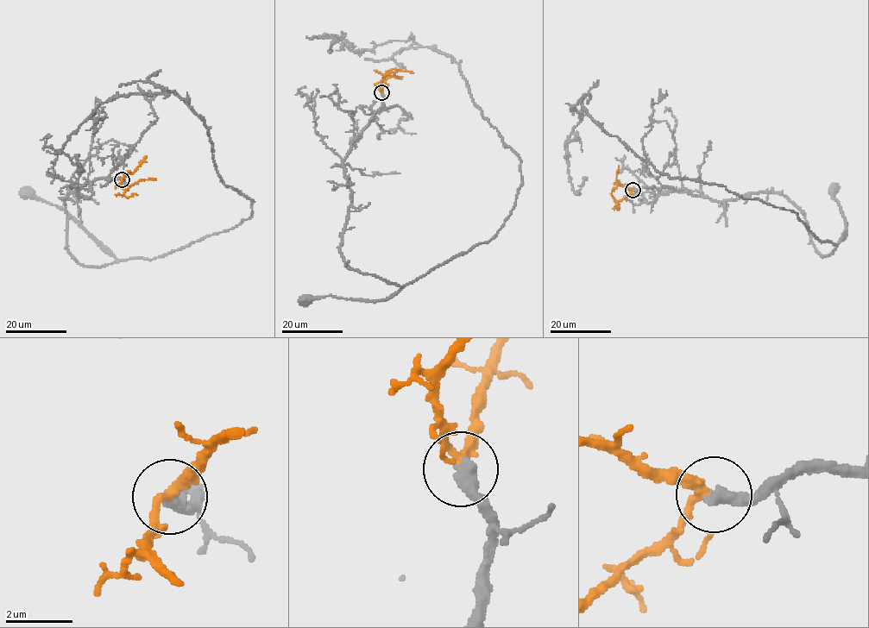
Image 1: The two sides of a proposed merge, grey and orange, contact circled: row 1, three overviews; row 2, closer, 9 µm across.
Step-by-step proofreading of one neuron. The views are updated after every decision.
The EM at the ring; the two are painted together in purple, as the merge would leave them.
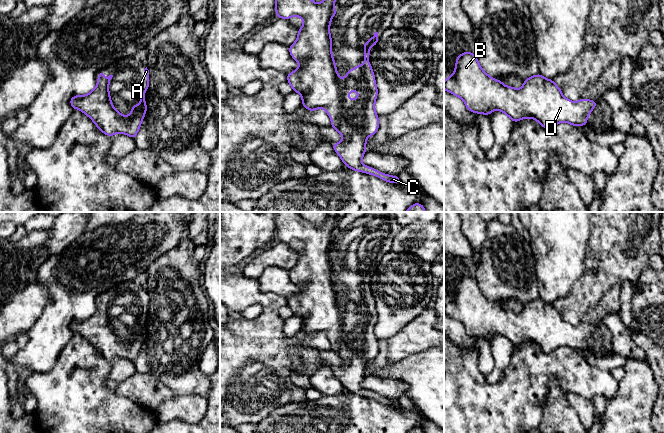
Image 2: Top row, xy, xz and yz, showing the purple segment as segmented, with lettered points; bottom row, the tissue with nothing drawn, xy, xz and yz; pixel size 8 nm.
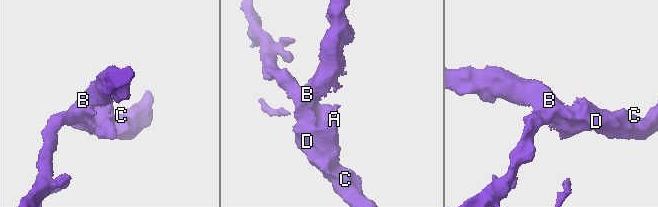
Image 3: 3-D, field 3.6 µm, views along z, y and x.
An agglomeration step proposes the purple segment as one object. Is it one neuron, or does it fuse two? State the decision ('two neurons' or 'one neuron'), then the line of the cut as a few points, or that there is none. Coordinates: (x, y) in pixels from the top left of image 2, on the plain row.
one neuron; no cut

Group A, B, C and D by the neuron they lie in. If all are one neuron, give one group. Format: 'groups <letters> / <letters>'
groups A B C D

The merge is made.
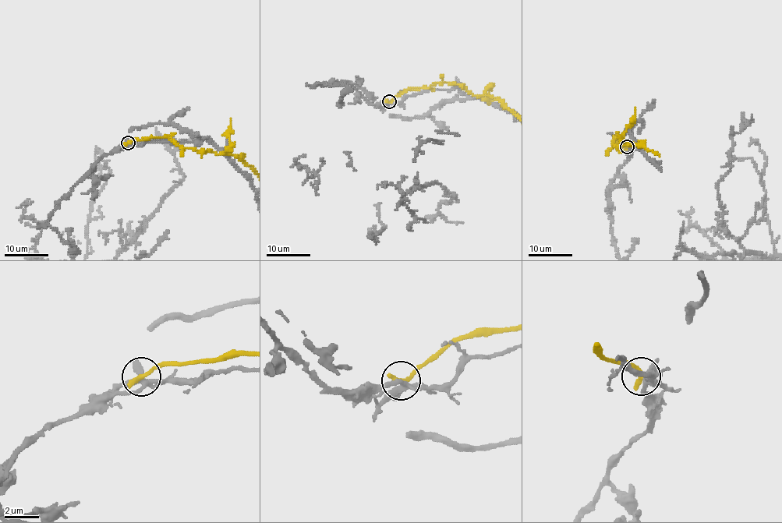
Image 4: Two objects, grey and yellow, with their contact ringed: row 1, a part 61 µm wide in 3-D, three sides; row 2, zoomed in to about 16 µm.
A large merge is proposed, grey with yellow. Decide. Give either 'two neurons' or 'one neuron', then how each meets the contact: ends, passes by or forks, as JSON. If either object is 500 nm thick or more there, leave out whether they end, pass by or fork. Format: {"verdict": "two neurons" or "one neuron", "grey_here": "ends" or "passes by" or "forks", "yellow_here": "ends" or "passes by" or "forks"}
{"verdict": "two neurons", "grey_here": "forks", "yellow_here": "ends"}

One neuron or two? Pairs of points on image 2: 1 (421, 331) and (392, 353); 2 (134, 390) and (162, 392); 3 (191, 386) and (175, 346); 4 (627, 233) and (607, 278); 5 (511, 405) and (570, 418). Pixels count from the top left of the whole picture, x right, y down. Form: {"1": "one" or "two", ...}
{"1": "one", "2": "one", "3": "one", "4": "one", "5": "two"}

